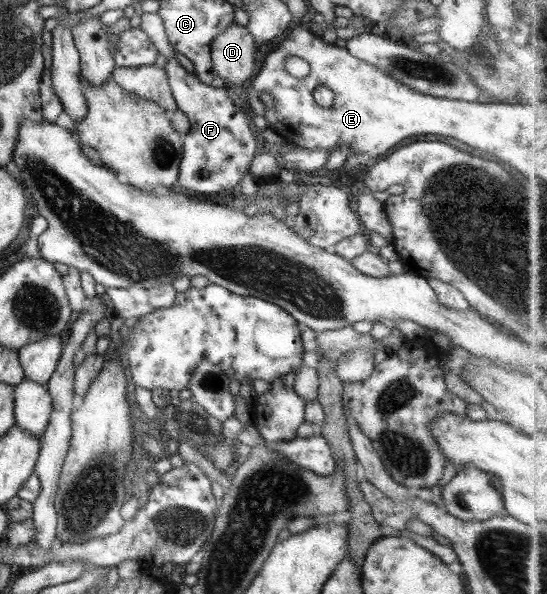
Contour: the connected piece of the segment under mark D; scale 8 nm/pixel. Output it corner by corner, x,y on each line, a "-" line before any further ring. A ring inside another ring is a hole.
232,22
212,40
210,59
212,70
225,83
225,88
244,88
243,82
252,80
256,66
254,56
257,50
252,35
246,27

